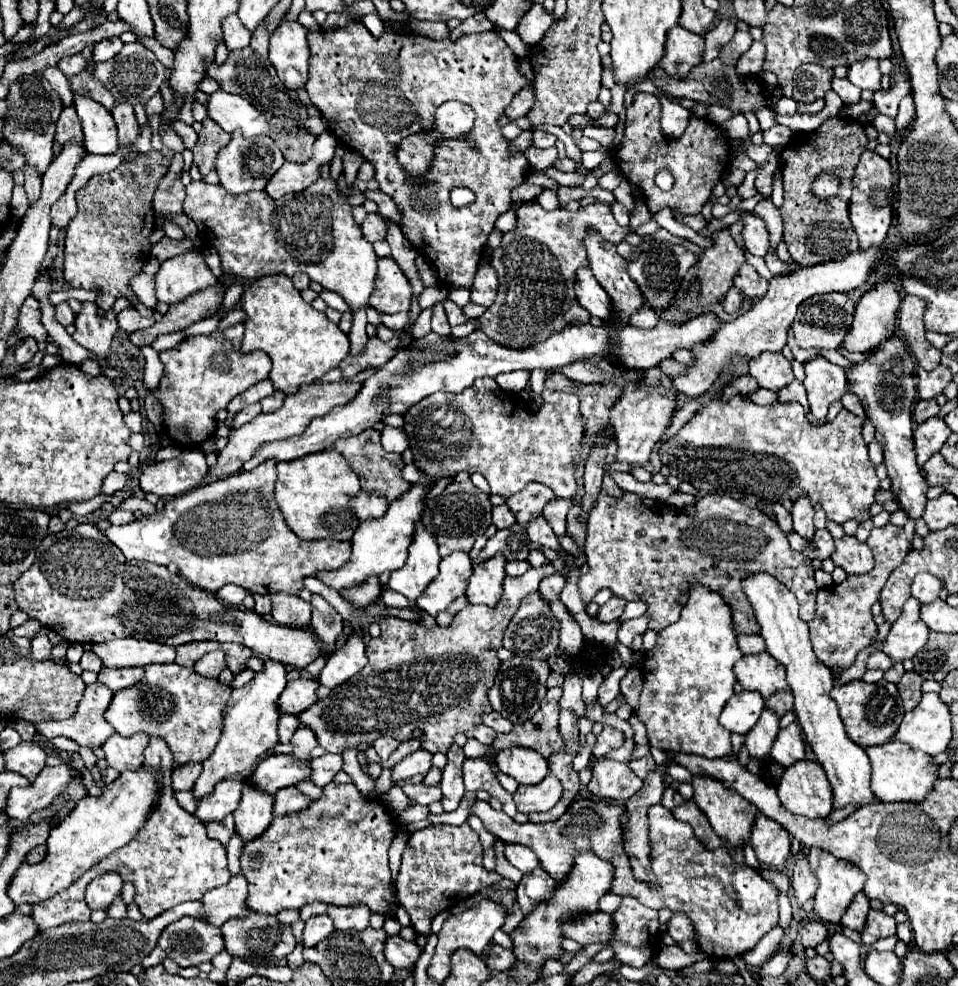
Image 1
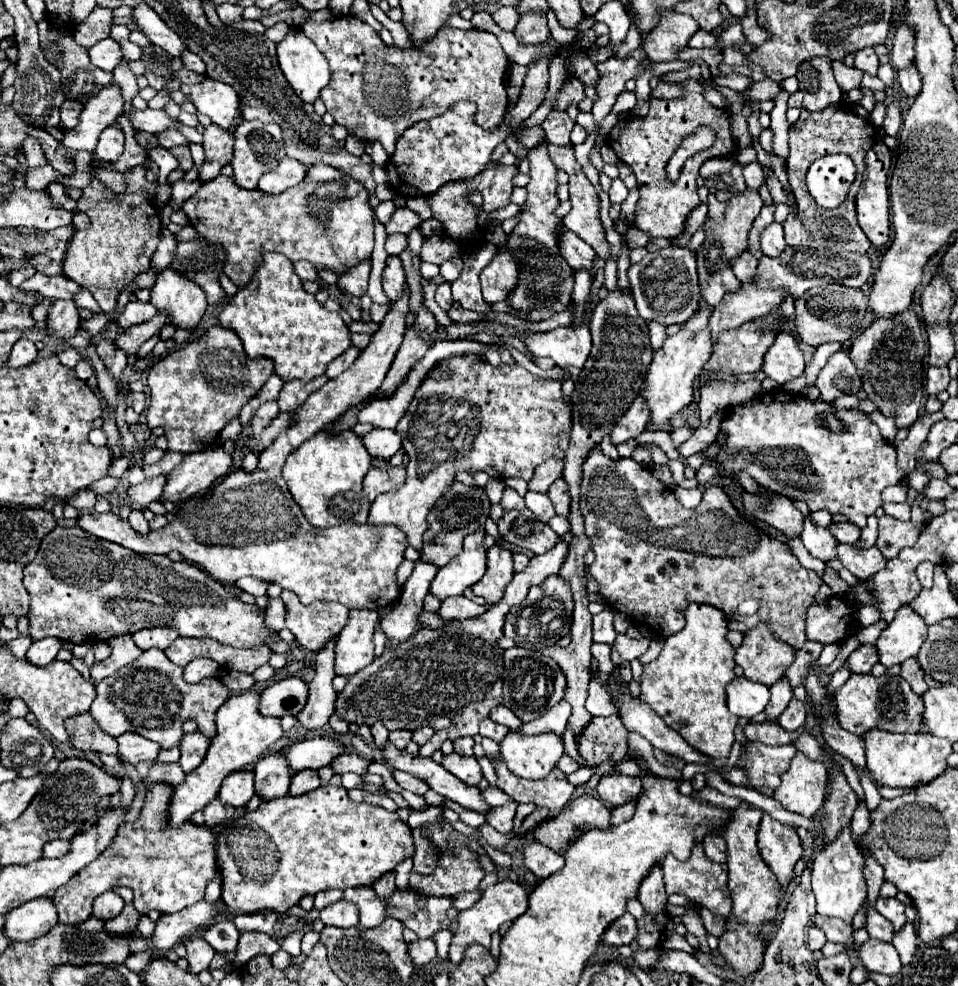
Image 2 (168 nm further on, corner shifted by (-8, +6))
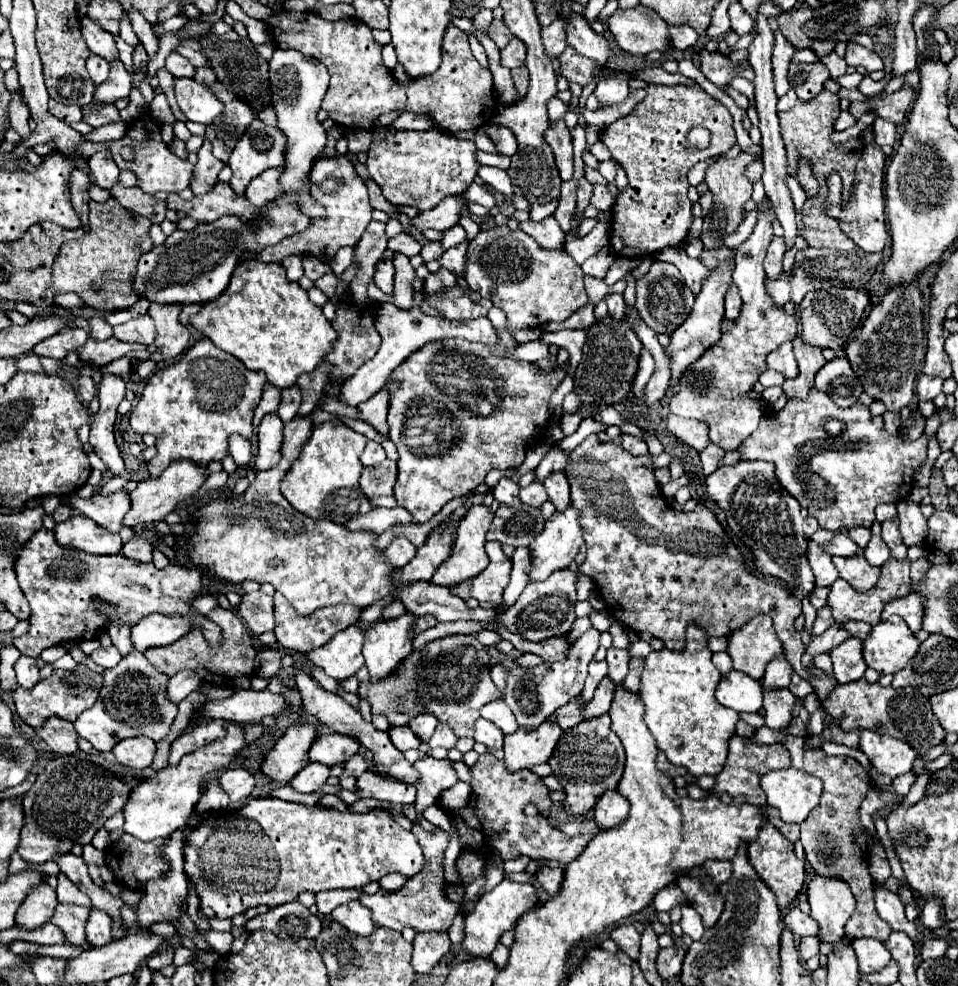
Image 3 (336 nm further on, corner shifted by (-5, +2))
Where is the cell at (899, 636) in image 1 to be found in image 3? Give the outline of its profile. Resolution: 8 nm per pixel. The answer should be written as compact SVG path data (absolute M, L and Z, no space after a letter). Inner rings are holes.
M891 616L873 626L869 638L863 642L865 664L879 674L895 674L905 668L917 654L919 640L909 630L905 620Z

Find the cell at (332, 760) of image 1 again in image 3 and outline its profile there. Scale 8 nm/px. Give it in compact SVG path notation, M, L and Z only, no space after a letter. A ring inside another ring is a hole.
M355 754L355 756L351 756L351 758L343 764L343 774L357 778L357 776L361 776L367 768L369 768L369 766L367 766L365 758L363 758L361 754Z

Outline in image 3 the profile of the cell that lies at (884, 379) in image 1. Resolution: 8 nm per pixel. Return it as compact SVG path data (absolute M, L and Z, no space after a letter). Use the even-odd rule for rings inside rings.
M917 282L907 288L889 288L883 300L871 310L861 334L849 342L847 360L863 384L863 390L887 406L891 412L901 412L911 404L921 364L925 362L923 338L923 296Z

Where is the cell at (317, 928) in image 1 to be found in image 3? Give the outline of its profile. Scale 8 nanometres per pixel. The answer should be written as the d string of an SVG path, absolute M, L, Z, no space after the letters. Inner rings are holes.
M357 900L337 906L329 914L329 918L339 922L341 926L345 926L349 932L355 932L355 934L361 934L361 936L367 936L375 930L375 926L371 922L371 912L365 906L361 906Z

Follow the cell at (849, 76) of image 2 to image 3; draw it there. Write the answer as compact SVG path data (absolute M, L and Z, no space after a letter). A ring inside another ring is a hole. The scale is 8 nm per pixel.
M831 52L829 56L825 56L825 60L821 60L821 62L829 68L831 78L839 78L839 76L843 76L843 74L847 72L847 64L845 64L845 60L839 58L835 52Z

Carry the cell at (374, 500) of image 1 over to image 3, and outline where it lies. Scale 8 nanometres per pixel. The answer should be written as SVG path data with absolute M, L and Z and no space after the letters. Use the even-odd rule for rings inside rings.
M385 460L377 466L365 468L361 474L361 490L367 498L393 496L393 486L397 480L397 464Z

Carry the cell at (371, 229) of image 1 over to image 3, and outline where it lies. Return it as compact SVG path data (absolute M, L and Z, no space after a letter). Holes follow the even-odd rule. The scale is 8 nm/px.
M447 196L433 210L419 212L419 216L411 218L411 226L409 228L417 230L417 232L425 232L427 228L447 230L447 228L451 228L451 226L457 224L457 220L461 216L463 204L465 204L465 198Z

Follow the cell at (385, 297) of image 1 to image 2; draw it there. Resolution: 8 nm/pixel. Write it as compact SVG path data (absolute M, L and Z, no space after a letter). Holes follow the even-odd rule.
M388 256L384 272L382 272L382 288L384 288L386 296L390 298L390 302L394 302L394 300L398 300L398 296L402 296L402 292L406 288L406 274L404 274L402 260L398 256Z

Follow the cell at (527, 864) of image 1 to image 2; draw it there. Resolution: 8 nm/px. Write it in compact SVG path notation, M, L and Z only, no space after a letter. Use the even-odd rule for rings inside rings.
M526 840L526 844L524 844L524 864L530 872L536 874L538 880L544 880L564 866L564 856L550 850L548 846L544 846L536 840Z

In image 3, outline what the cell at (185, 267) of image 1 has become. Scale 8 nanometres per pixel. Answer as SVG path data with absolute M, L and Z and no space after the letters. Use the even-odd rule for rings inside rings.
M151 304L149 316L155 320L155 346L161 350L165 360L183 354L189 346L189 328L179 322L181 304Z

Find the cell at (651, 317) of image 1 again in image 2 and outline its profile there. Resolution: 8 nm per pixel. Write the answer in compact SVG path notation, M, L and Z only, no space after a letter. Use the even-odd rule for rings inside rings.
M650 322L650 344L652 344L654 352L660 350L662 344L664 344L664 340L666 340L664 330L666 330L666 326L662 326L662 324L658 324L658 322Z

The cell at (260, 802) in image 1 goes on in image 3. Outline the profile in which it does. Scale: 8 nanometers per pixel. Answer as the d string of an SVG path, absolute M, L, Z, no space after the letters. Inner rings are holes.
M291 726L265 756L261 772L277 784L289 784L291 778L307 766L307 750L317 732L313 726Z

